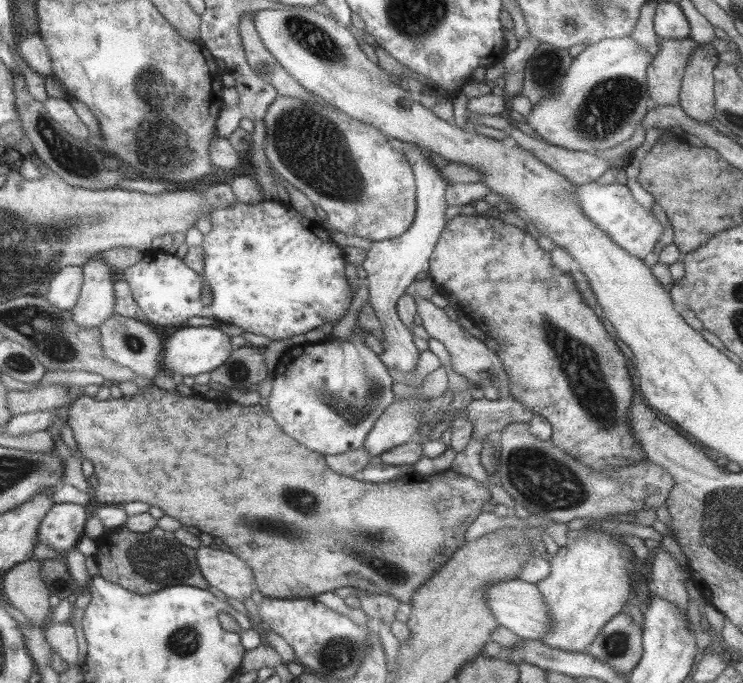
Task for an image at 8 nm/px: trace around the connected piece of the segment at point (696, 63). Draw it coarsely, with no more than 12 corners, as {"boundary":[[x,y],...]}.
{"boundary":[[699,45],[682,79],[679,105],[694,120],[715,120],[719,61]]}

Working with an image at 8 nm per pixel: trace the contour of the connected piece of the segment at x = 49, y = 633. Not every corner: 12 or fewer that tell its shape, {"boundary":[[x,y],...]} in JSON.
{"boundary":[[70,622],[45,628],[48,644],[68,664],[78,663]]}

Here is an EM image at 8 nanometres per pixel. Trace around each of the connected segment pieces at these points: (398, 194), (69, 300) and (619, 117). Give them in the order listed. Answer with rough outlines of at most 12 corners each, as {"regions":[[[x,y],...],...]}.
{"regions":[[[278,95],[264,152],[329,232],[399,237],[408,159],[333,104]],[[62,267],[44,296],[70,311],[78,304],[83,267]],[[630,36],[573,59],[525,116],[577,151],[632,138],[655,107]]]}

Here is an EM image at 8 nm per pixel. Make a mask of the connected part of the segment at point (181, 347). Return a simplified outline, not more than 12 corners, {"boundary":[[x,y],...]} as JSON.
{"boundary":[[210,324],[165,335],[168,372],[195,377],[224,364],[234,347]]}

